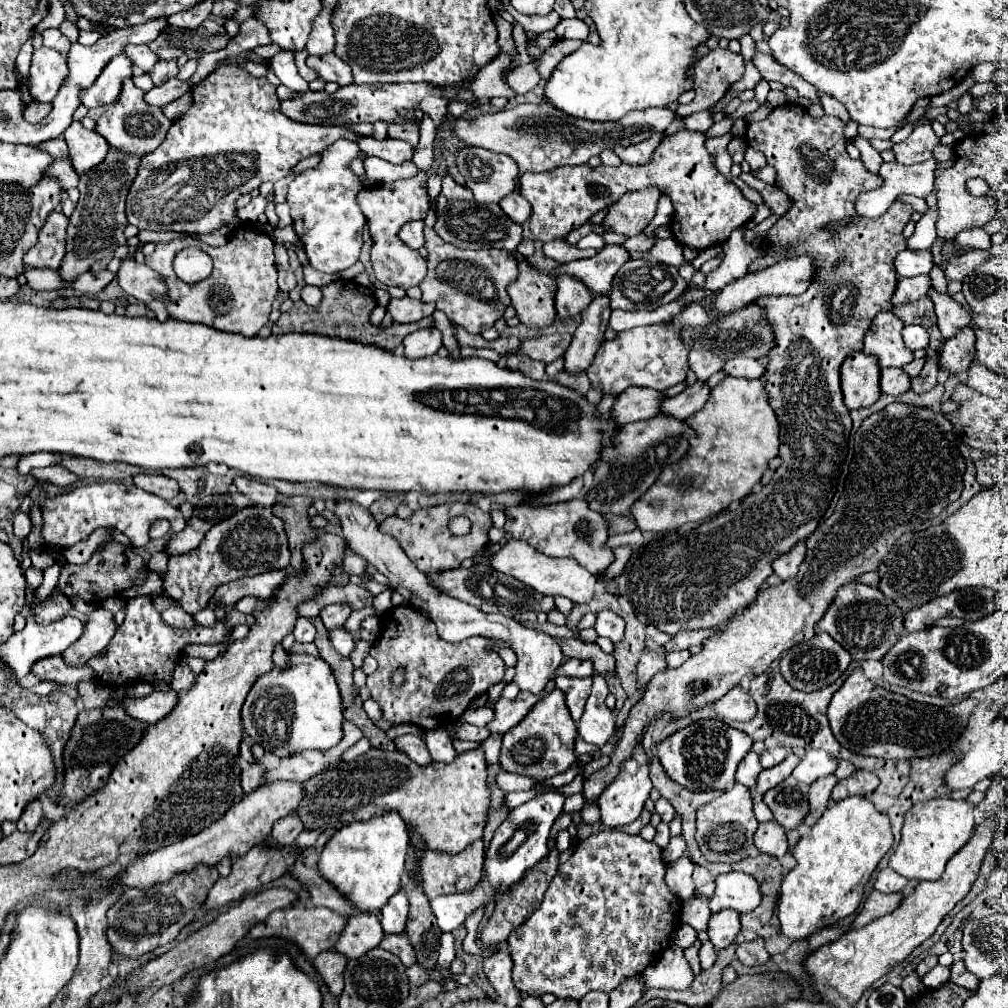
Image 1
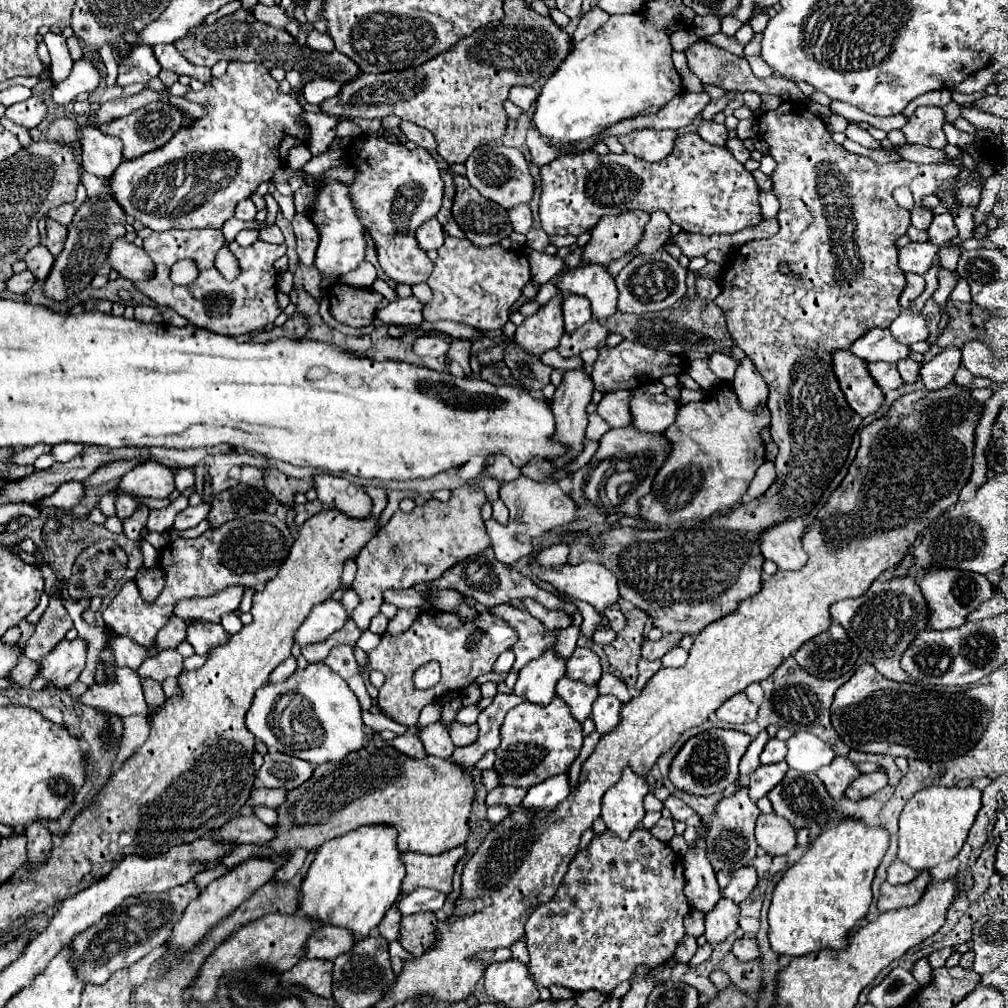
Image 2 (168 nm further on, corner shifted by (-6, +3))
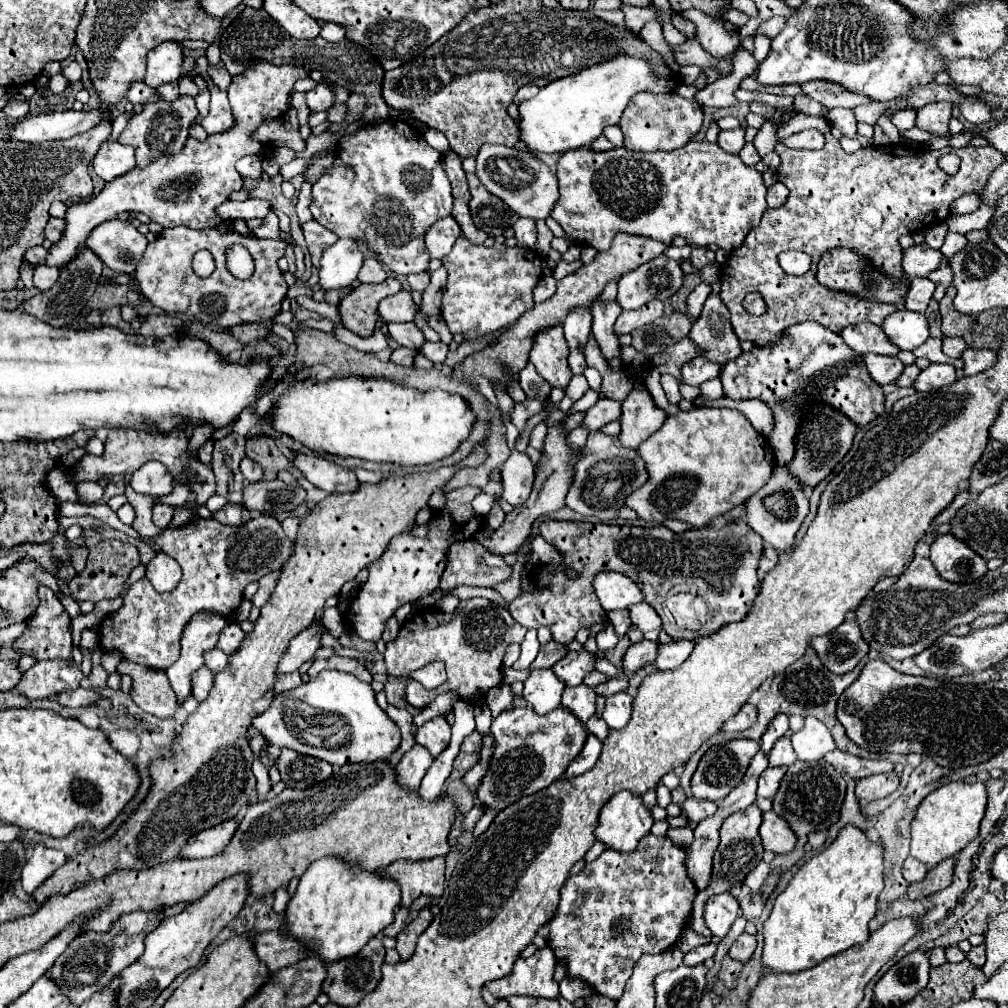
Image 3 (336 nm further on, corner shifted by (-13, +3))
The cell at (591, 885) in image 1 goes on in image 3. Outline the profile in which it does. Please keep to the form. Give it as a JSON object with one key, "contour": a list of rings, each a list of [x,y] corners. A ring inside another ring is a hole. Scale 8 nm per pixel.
{"contour":[[[648,834],[640,840],[636,852],[620,856],[620,852],[604,850],[592,864],[586,864],[580,874],[564,882],[558,912],[548,922],[550,948],[556,952],[556,958],[566,964],[568,976],[580,976],[592,984],[598,994],[618,1000],[640,956],[664,952],[678,940],[682,926],[692,914],[694,896],[696,886],[688,880],[684,868],[684,848],[676,846],[666,836]]]}

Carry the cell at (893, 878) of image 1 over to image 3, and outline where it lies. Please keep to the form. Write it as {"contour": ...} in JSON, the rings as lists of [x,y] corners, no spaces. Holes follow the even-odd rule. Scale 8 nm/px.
{"contour":[[[908,856],[906,862],[904,862],[904,866],[902,866],[902,874],[904,874],[904,878],[906,878],[910,884],[924,880],[924,878],[926,878],[926,872],[928,872],[928,866],[926,866],[924,862],[912,858],[912,856]]]}

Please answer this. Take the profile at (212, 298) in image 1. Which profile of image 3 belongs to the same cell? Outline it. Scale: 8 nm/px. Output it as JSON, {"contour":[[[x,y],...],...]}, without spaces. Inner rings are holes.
{"contour":[[[174,226],[166,228],[154,242],[148,244],[140,264],[136,266],[136,278],[144,296],[164,314],[182,312],[186,316],[194,316],[204,324],[220,328],[272,320],[274,314],[280,312],[280,302],[288,292],[284,276],[276,264],[278,258],[284,256],[284,248],[286,244],[280,240],[258,240],[242,236],[238,232],[220,234],[214,228],[192,230],[184,226]],[[232,244],[242,244],[254,260],[254,274],[248,280],[236,280],[228,274],[226,250]],[[202,248],[206,248],[216,262],[216,270],[208,278],[192,274],[192,256]]]}

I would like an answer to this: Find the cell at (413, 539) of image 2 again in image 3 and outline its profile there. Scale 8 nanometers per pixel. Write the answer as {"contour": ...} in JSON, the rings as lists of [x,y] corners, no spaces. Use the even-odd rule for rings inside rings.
{"contour":[[[466,486],[450,492],[446,506],[438,510],[438,516],[424,538],[412,536],[410,530],[402,532],[388,544],[386,552],[368,566],[370,570],[368,580],[354,596],[350,610],[346,614],[346,622],[362,640],[378,642],[382,638],[388,618],[392,618],[402,604],[408,604],[408,602],[412,604],[432,594],[438,588],[440,576],[444,572],[444,552],[448,544],[470,540],[484,526],[484,518],[476,514],[470,504],[478,494],[480,494],[480,488],[474,488],[474,486]]]}

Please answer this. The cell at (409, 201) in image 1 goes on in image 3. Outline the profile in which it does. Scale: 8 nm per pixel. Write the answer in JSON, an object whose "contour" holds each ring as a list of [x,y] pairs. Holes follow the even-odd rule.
{"contour":[[[400,118],[366,124],[356,132],[344,134],[338,142],[332,166],[324,170],[320,180],[312,186],[312,198],[310,210],[316,222],[332,230],[338,238],[352,238],[368,244],[384,266],[388,266],[394,274],[404,276],[428,270],[430,254],[424,246],[424,234],[436,220],[452,214],[454,202],[450,180],[442,168],[442,154],[428,146],[420,128],[410,126]]]}

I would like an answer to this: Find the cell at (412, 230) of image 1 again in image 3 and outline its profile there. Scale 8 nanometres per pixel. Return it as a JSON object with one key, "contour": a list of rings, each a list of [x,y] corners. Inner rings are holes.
{"contour":[[[452,216],[438,220],[426,232],[426,248],[428,248],[430,256],[432,258],[444,258],[460,234],[462,234],[460,224]]]}

